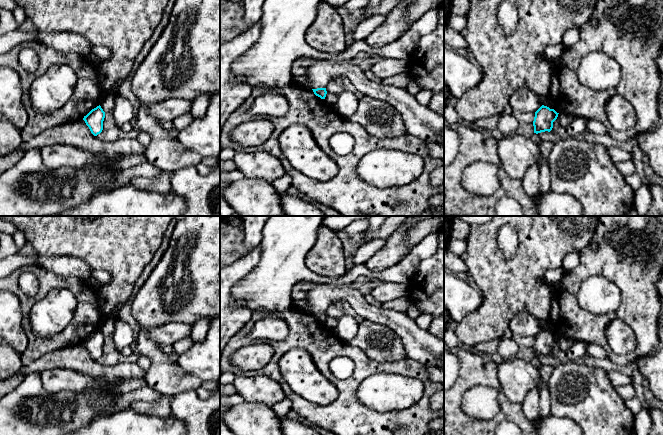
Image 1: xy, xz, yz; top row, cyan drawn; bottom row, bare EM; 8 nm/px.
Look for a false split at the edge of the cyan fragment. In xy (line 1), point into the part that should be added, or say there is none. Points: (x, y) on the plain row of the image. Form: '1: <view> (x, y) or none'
1: none

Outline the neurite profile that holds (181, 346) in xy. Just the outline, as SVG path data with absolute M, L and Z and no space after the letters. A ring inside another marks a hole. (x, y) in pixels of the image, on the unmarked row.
M186 336L180 340L178 340L177 342L175 342L172 346L174 349L174 352L178 355L181 355L183 353L185 353L187 350L189 350L192 345L193 345L194 341L192 340L191 336Z

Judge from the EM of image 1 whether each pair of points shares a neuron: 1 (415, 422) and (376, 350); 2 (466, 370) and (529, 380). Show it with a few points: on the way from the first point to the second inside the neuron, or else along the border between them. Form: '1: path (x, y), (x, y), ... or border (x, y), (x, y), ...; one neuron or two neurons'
1: border (362, 350), (371, 359), (380, 362), (405, 359); two neurons
2: border (497, 364), (497, 379), (500, 390), (507, 397); two neurons

